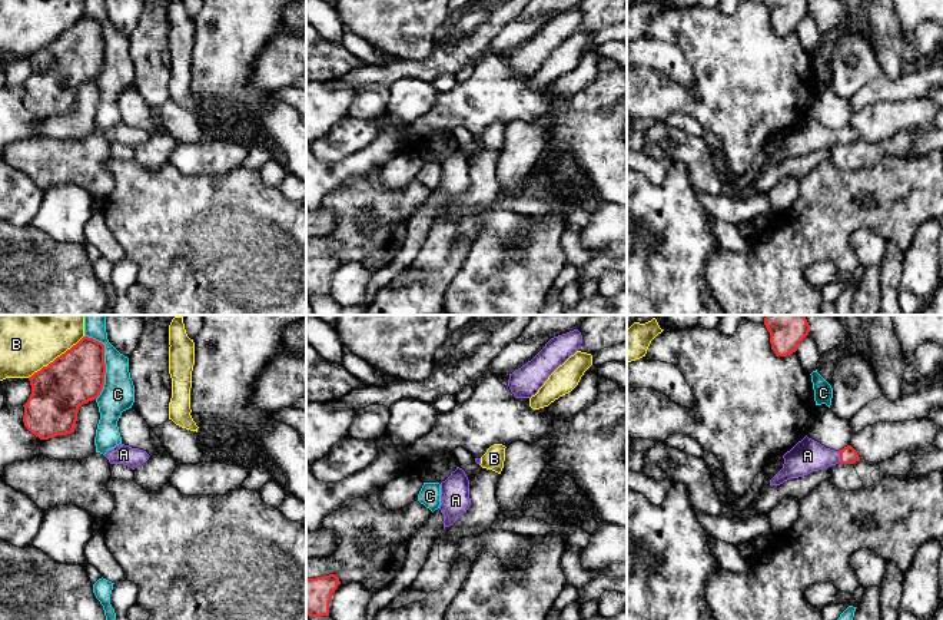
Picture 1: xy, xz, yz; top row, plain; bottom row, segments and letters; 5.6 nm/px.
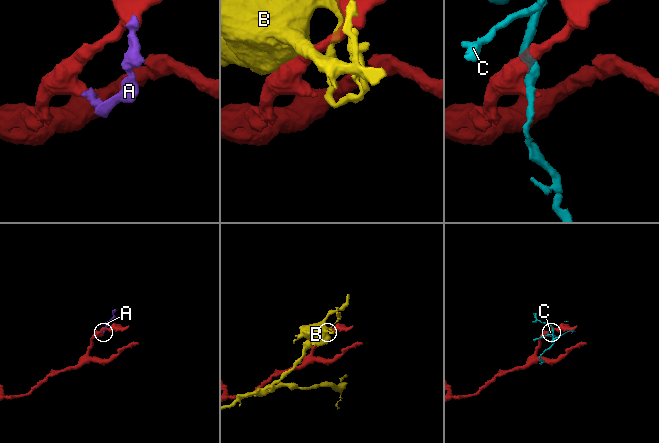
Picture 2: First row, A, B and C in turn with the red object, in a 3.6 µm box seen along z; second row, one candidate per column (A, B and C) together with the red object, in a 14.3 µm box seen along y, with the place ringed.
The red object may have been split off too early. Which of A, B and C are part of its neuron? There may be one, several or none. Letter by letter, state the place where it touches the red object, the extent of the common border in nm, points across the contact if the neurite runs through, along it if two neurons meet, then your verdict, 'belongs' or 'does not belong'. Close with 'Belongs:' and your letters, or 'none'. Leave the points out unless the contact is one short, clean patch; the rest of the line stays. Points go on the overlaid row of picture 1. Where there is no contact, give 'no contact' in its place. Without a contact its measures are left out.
A: meets red in yz at (840, 457); contact 70 nm long; runs through yz (847, 456), (840, 457), (807, 456); belongs
B: meets red in xy at (56, 358); contact 400 nm long; does not belong
C: meets red in xy at (103, 362); contact 360 nm long; does not belong
Belongs: A

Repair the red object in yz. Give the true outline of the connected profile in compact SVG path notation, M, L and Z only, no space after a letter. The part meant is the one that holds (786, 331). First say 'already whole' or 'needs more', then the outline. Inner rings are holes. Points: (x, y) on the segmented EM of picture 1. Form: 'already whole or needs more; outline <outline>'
already whole; outline M766 315L764 325L770 332L771 349L780 357L796 352L810 332L804 315Z

